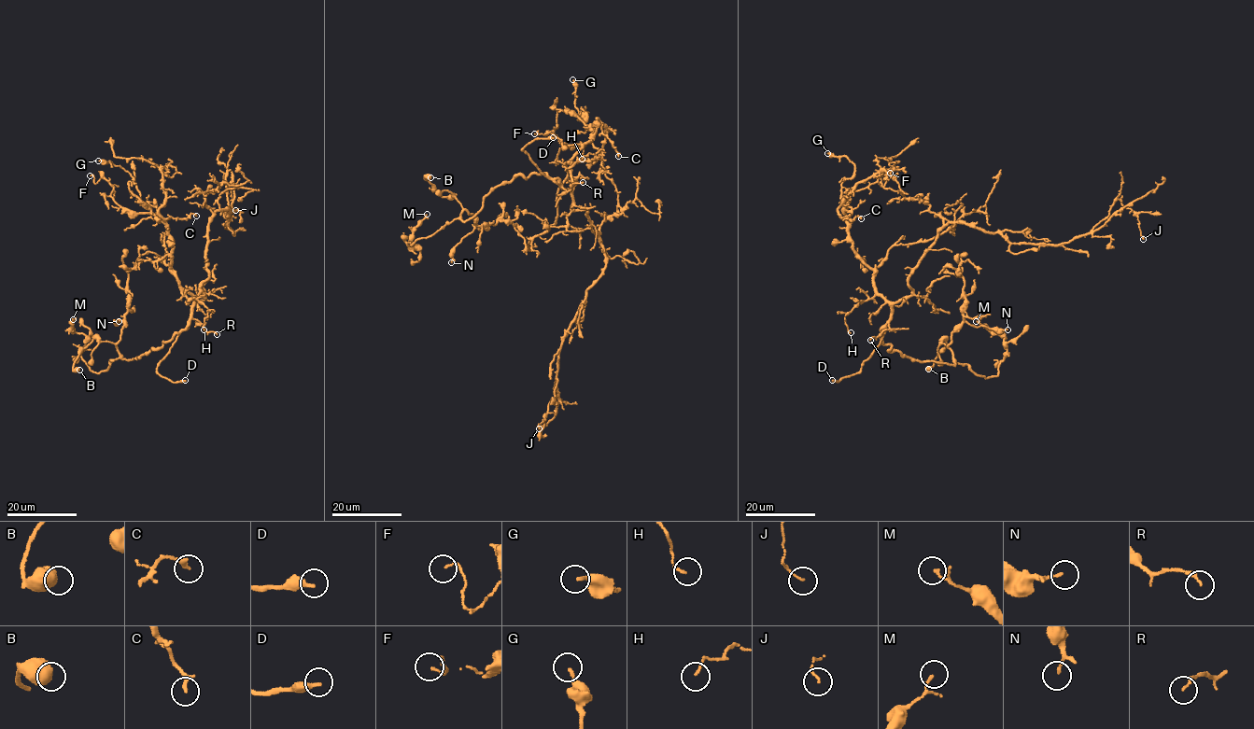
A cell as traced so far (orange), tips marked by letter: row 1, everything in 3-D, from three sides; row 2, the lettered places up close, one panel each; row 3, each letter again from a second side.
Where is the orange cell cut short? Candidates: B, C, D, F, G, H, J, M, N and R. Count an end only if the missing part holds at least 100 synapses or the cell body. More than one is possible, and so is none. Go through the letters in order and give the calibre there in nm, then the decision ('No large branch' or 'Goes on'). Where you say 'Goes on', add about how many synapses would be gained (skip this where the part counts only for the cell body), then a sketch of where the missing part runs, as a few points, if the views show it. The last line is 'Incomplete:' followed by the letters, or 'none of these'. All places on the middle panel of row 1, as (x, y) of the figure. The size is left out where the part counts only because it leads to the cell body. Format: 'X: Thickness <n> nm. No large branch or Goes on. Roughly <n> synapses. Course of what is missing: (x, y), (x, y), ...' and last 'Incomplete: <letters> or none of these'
B: Thickness 700 nm. No large branch
C: Thickness 220 nm. No large branch
D: Thickness 360 nm. Goes on. Course of what is missing: (553, 137), (604, 172), (624, 179), (645, 175), (651, 193), (649, 172), (671, 154), (673, 145)
F: Thickness 90 nm. No large branch
G: Thickness 240 nm. No large branch
H: Thickness 100 nm. No large branch
J: Thickness 90 nm. No large branch
M: Thickness 90 nm. No large branch
N: Thickness 130 nm. No large branch
R: Thickness 170 nm. No large branch
Incomplete: D

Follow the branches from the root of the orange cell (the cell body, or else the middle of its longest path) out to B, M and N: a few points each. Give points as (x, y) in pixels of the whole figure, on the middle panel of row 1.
B: (578, 210), (558, 179), (532, 173), (498, 185), (462, 220), (459, 203), (436, 191), (424, 177), (430, 177)
M: (578, 210), (558, 179), (532, 173), (498, 185), (473, 217), (408, 243), (414, 248), (413, 230), (427, 214)
N: (578, 210), (557, 178), (516, 175), (473, 217), (460, 214), (476, 224), (451, 262)

